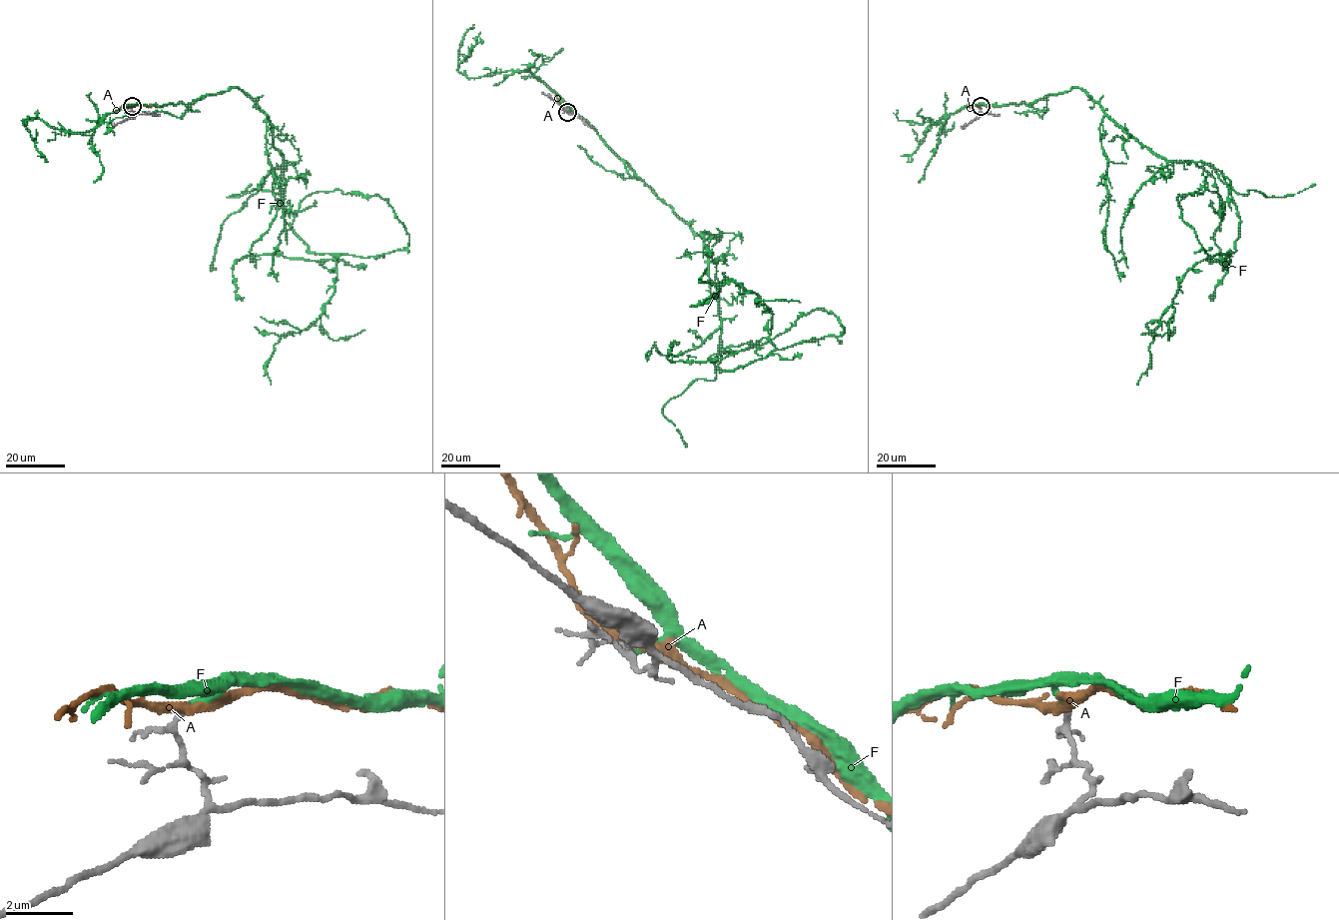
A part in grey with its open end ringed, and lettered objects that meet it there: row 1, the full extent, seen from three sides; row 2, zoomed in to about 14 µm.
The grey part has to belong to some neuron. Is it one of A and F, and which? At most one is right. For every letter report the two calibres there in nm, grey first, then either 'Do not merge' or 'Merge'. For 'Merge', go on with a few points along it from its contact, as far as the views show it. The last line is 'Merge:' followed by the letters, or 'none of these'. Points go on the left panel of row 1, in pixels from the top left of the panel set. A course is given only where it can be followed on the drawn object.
A: Thickness 140 nm (grey) against 320 nm. Do not merge
F: Thickness 140 nm (grey) against 140 nm. Merge. Its course: (132, 106), (239, 87), (286, 161), (284, 220), (307, 251), (339, 253), (323, 312), (274, 346), (271, 385)
Merge: F

